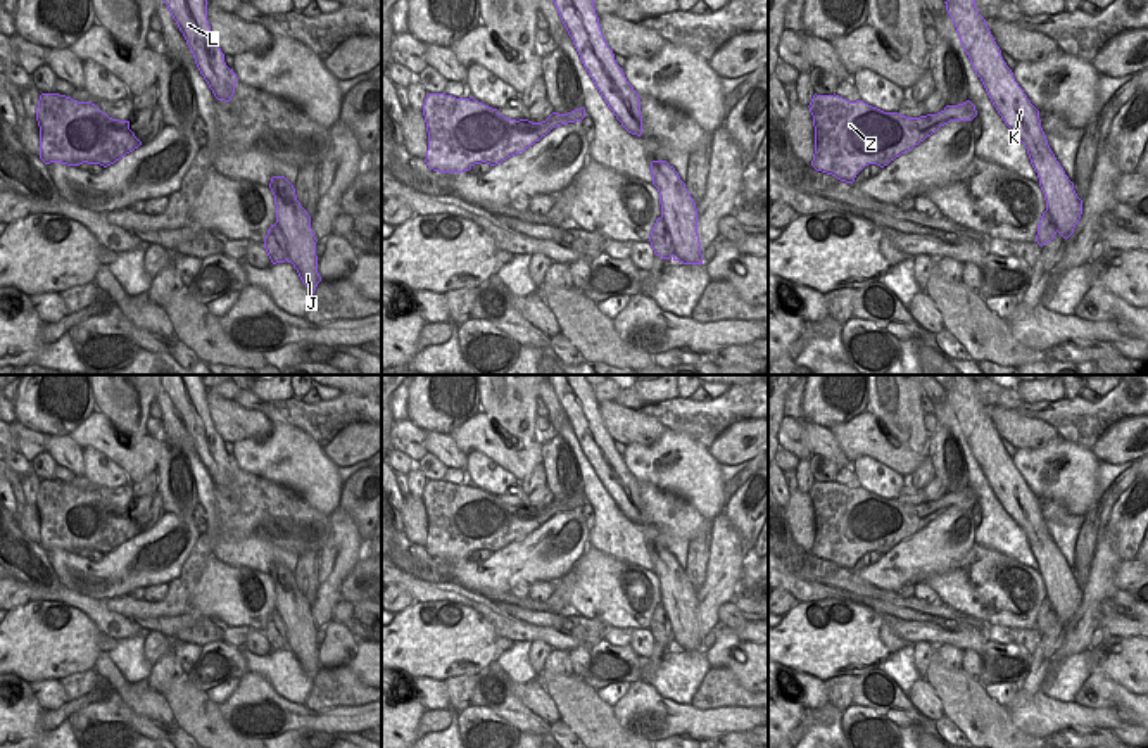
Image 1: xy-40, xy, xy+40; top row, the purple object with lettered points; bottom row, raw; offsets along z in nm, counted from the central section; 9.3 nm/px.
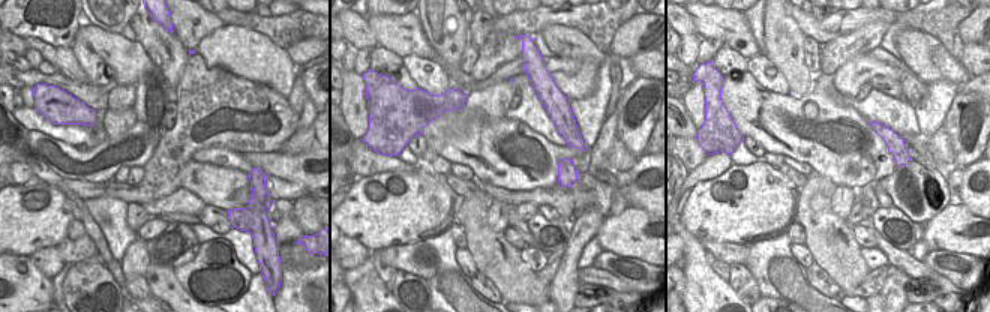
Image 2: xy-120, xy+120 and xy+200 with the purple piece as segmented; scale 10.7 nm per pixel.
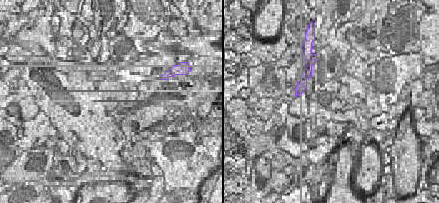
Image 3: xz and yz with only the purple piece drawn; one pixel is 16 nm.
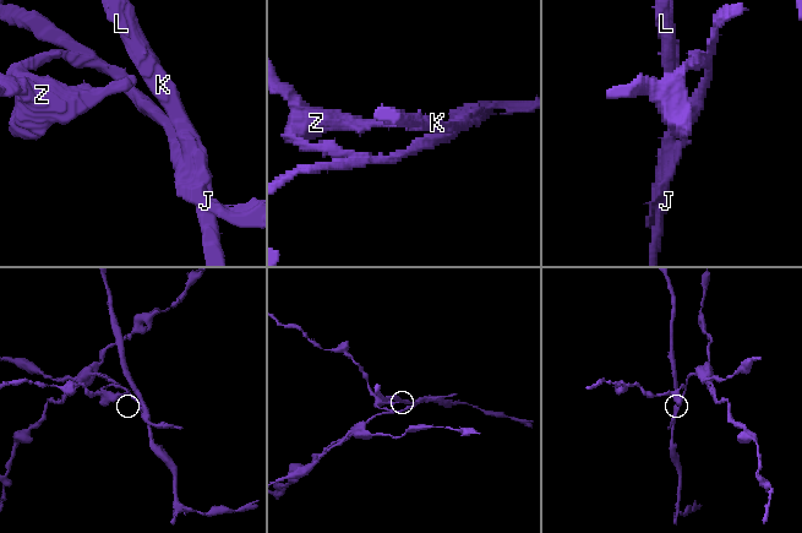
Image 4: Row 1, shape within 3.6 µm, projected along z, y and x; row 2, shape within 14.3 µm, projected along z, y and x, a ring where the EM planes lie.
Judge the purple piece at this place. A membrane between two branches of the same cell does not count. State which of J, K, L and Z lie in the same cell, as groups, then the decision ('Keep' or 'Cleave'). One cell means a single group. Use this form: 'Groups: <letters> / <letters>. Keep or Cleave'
Groups: J K L / Z. Cleave

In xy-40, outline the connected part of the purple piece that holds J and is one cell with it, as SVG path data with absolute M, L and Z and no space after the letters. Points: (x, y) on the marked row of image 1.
M273 176L269 188L274 195L276 223L283 230L290 261L309 282L309 290L314 294L321 276L311 216L297 200L295 188L285 176Z

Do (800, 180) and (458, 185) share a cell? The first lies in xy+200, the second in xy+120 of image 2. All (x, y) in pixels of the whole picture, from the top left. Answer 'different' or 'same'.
same

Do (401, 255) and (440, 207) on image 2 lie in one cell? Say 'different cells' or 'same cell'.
different cells

